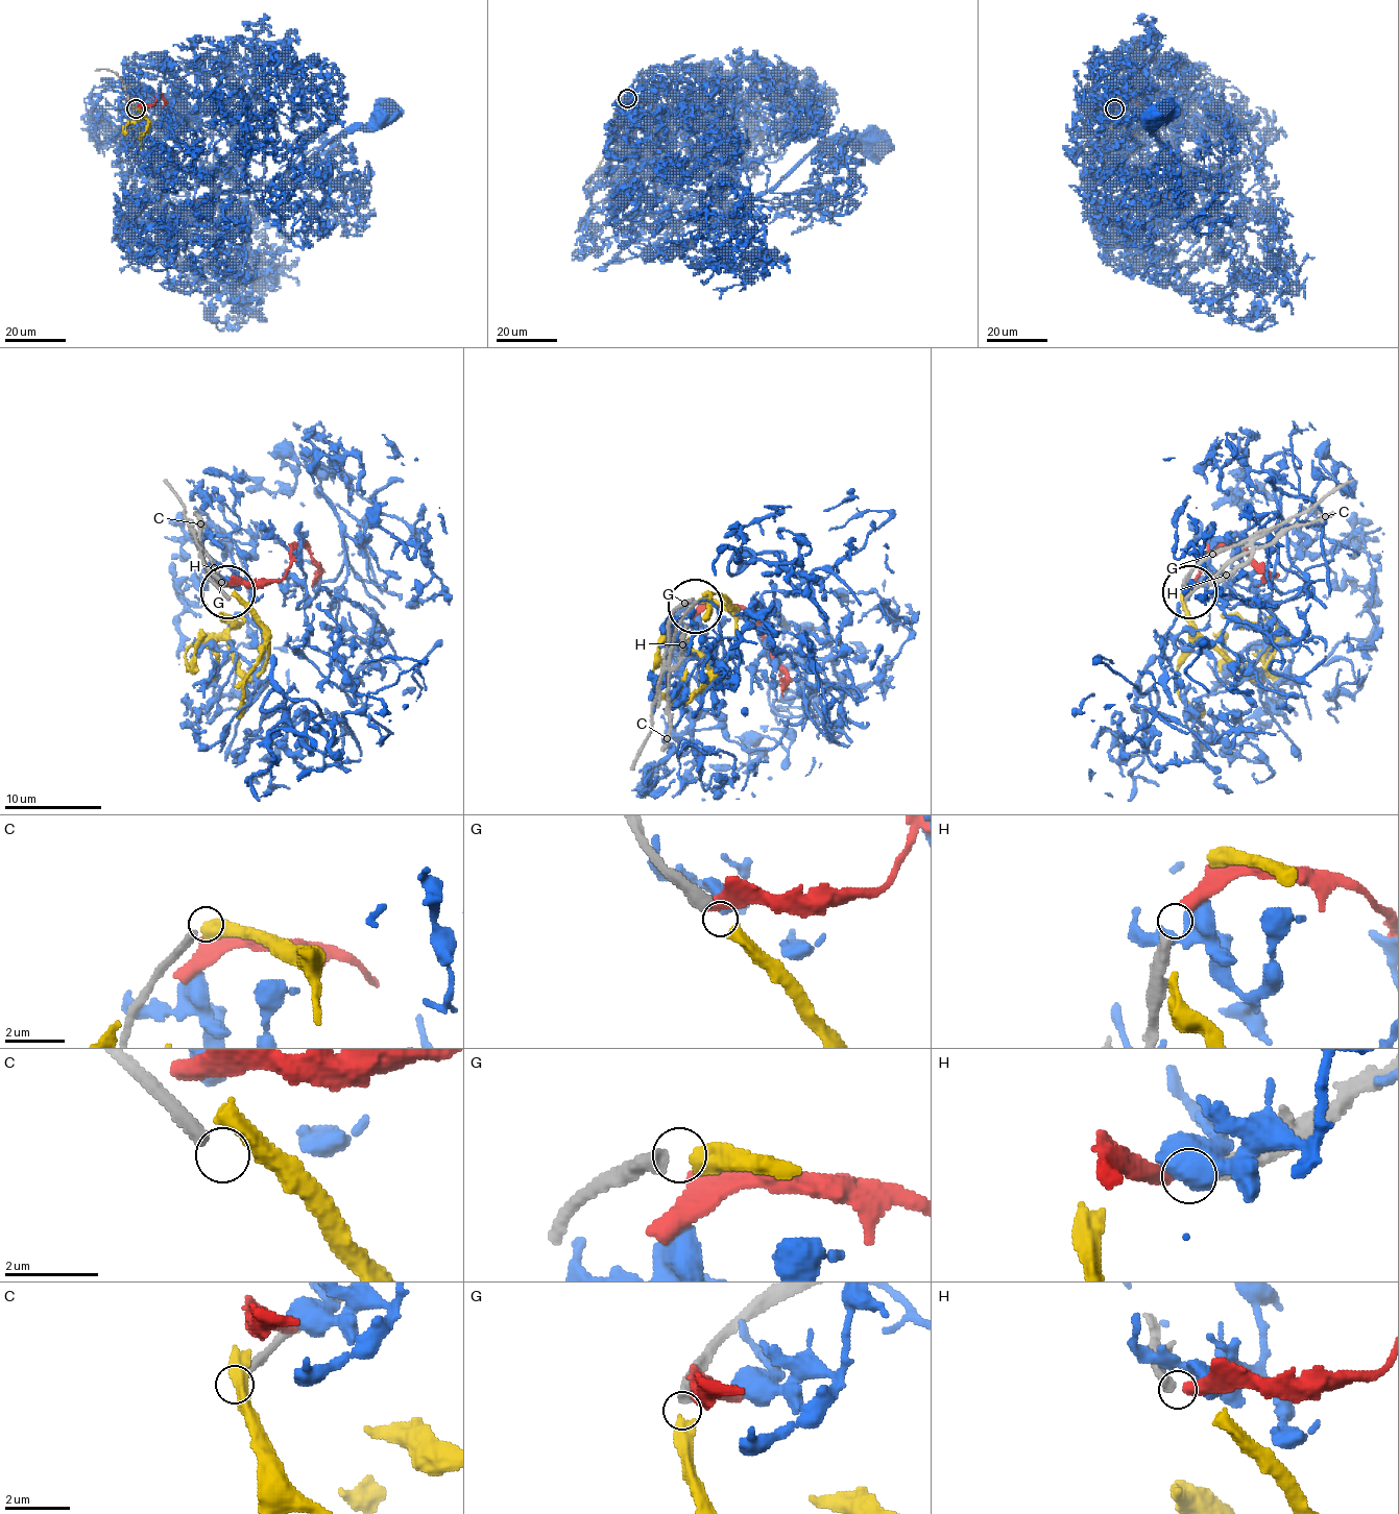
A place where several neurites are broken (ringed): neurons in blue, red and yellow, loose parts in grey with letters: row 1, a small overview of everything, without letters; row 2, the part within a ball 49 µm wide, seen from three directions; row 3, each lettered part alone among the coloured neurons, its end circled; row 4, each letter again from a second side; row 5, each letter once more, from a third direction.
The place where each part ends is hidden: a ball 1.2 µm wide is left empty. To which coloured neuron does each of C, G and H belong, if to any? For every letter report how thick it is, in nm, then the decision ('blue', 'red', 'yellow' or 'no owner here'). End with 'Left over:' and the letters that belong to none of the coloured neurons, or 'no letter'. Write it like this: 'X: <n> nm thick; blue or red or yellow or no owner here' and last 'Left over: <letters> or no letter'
C: 300 nm thick; no owner here
G: 440 nm thick; yellow
H: 380 nm thick; red
Left over: C

